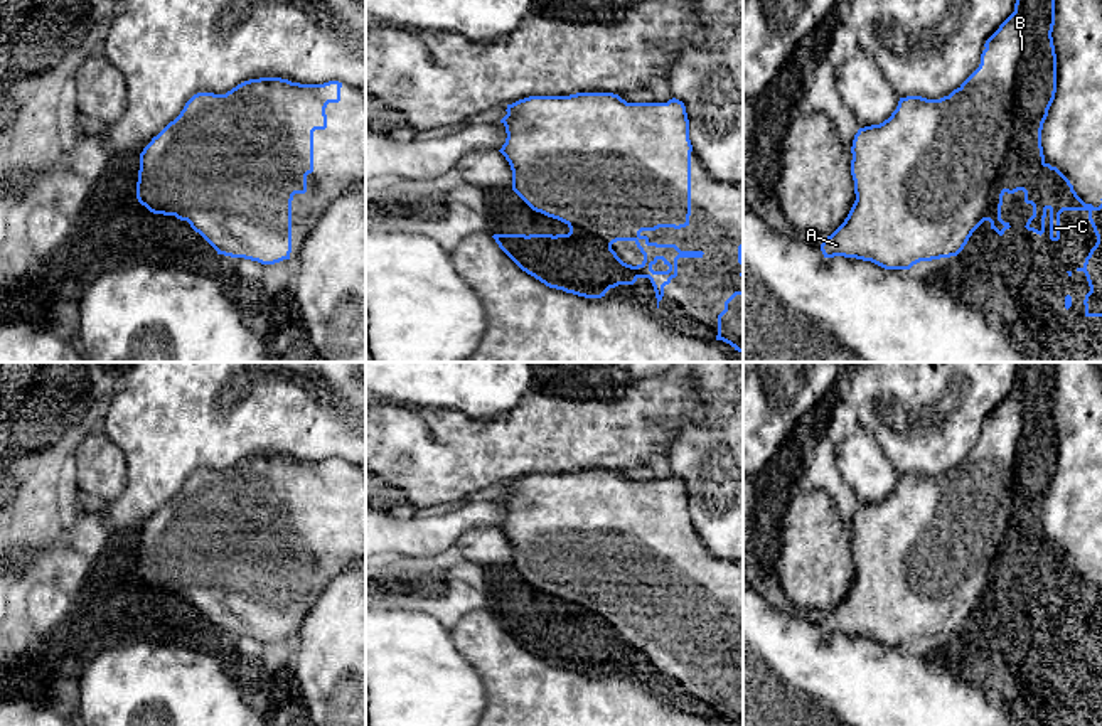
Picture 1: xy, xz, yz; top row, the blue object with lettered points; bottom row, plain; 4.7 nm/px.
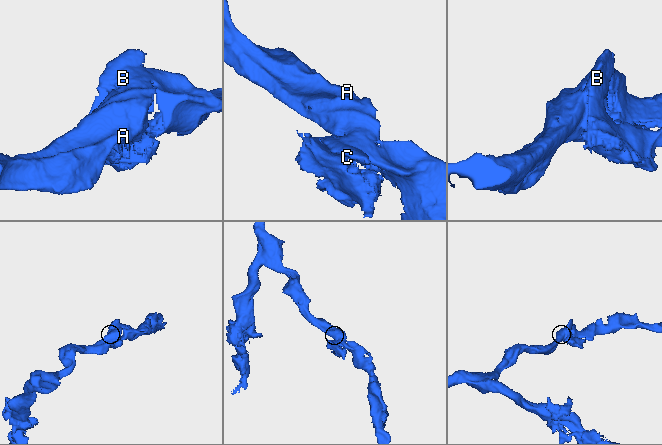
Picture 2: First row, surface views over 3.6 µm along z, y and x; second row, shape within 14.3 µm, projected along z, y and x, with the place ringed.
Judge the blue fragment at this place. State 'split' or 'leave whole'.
leave whole

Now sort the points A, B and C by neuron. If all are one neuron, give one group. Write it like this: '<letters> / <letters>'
A B C

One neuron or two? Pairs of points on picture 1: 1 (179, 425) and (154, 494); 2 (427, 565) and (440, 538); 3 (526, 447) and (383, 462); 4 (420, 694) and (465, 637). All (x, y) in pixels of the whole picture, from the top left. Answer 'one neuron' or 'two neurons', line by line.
1: one neuron
2: two neurons
3: one neuron
4: two neurons

